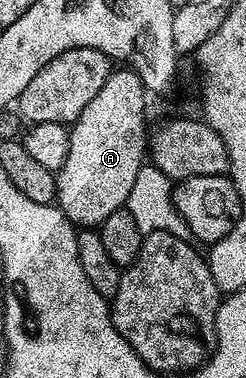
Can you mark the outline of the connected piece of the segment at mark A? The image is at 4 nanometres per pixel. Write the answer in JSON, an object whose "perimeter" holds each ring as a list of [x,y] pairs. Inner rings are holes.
{"perimeter":[[[128,66],[117,67],[102,82],[102,90],[86,105],[86,110],[71,125],[68,137],[70,150],[66,150],[66,162],[56,173],[55,203],[63,210],[65,218],[84,230],[95,229],[114,210],[123,207],[128,200],[134,178],[146,163],[146,136],[144,140],[144,96],[146,89],[140,81],[140,73]]]}

